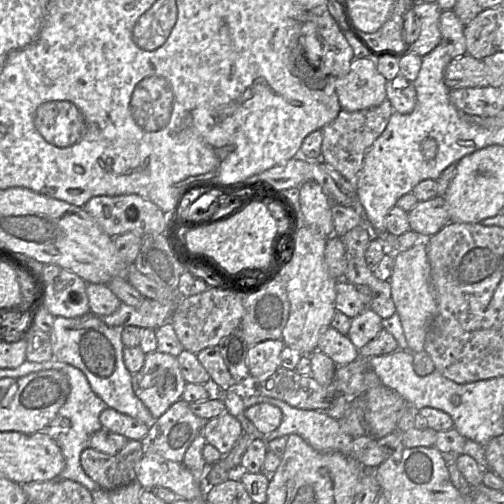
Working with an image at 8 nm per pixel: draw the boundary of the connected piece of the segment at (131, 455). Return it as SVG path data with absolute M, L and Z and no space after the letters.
M128 440L115 455L86 448L80 456L84 472L101 489L113 490L135 481L139 463L144 456L141 441Z

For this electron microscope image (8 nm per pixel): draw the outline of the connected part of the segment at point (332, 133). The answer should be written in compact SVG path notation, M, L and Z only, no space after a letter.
M387 99L380 105L367 110L356 112L341 110L335 120L321 129L323 134L321 160L337 170L356 189L356 192L358 174L364 156L387 127L393 111Z

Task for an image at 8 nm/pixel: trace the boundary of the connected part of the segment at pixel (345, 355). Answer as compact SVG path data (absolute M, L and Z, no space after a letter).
M329 326L320 336L317 350L326 354L337 365L346 365L360 357L357 349L347 335Z

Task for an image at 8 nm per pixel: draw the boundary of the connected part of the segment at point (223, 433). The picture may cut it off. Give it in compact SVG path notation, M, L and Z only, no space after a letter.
M225 411L215 418L204 421L202 433L207 443L217 448L223 456L232 450L243 430L240 422Z

